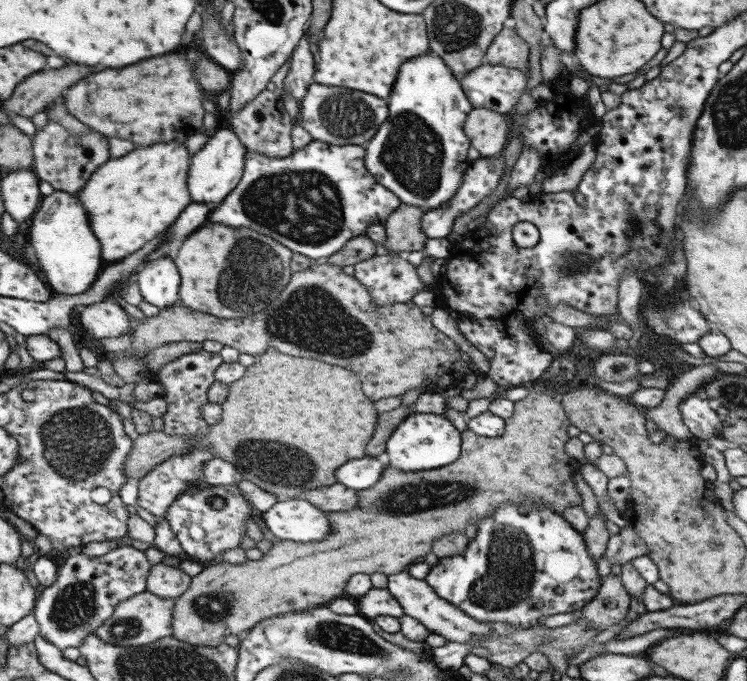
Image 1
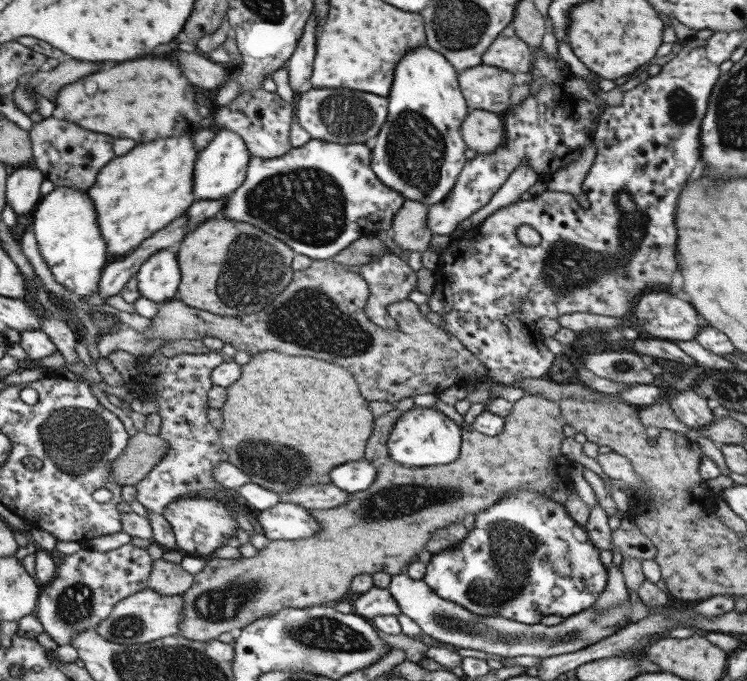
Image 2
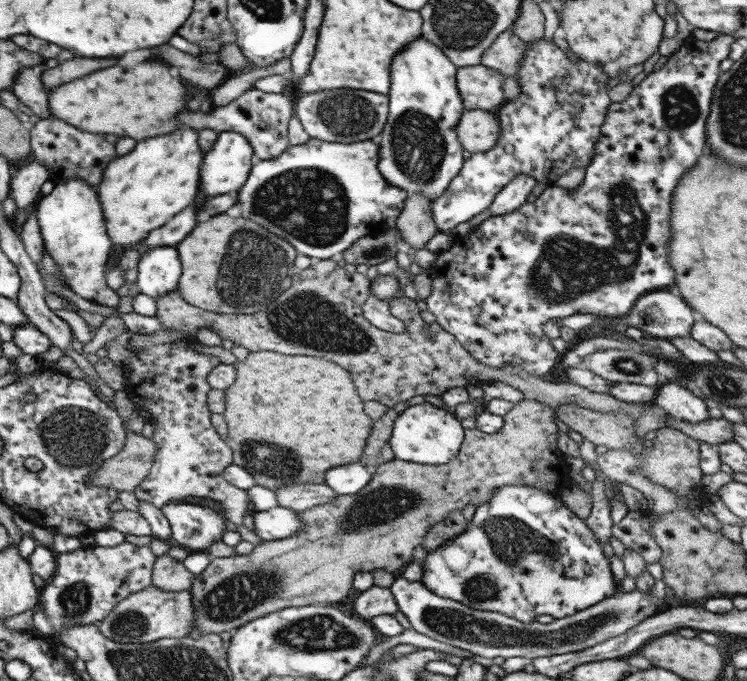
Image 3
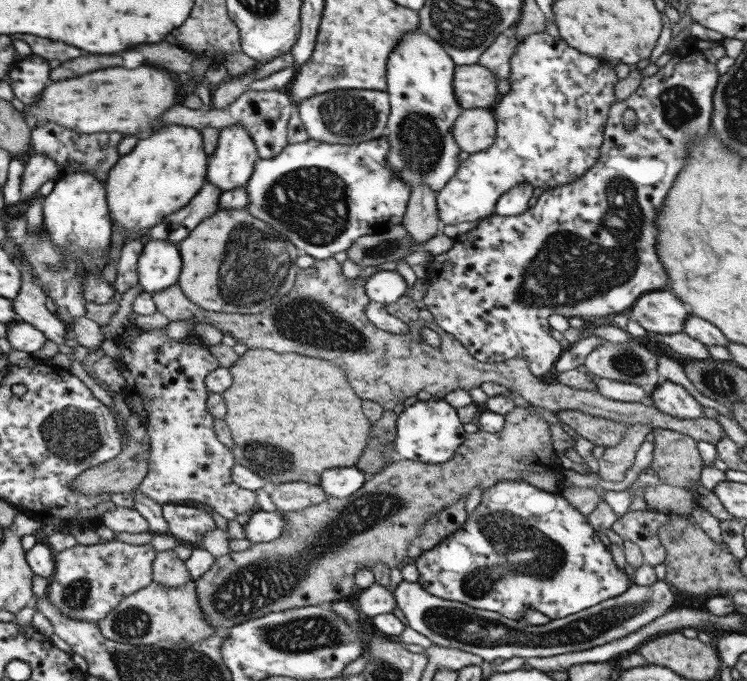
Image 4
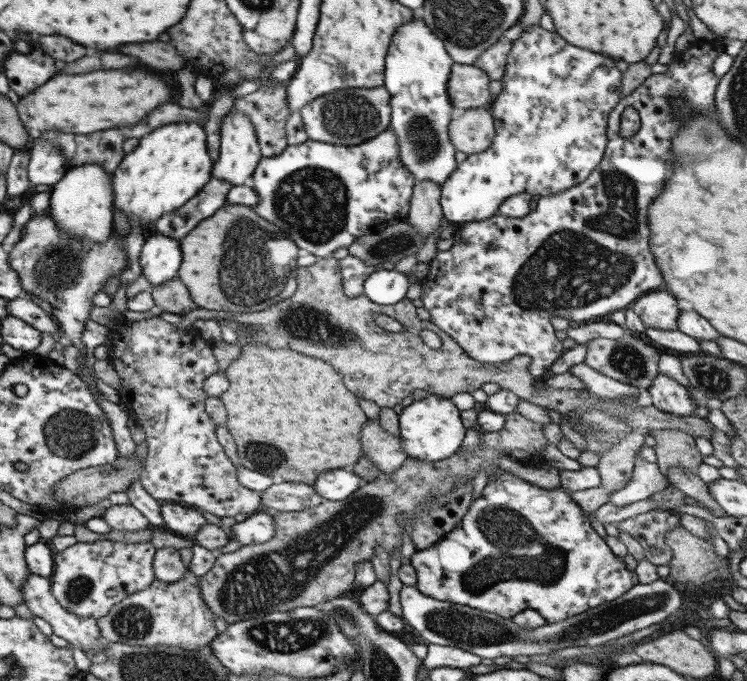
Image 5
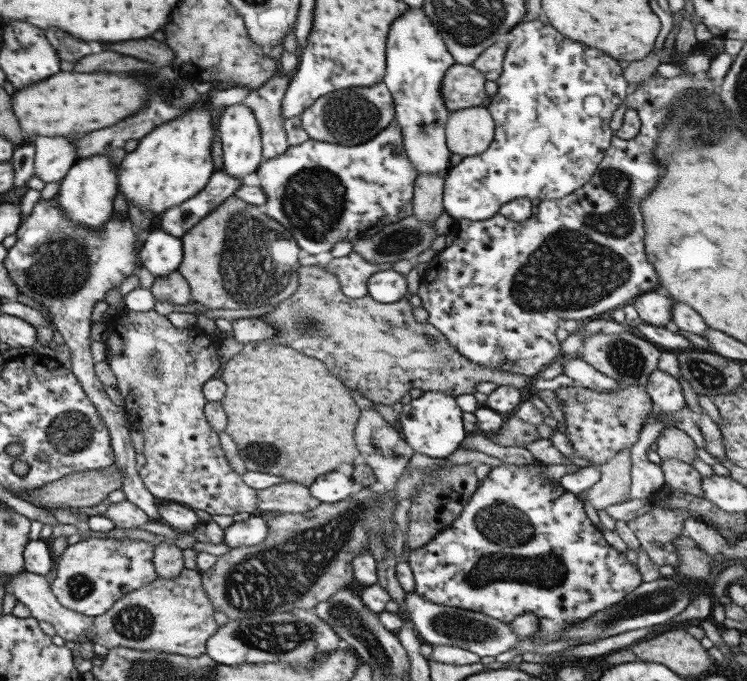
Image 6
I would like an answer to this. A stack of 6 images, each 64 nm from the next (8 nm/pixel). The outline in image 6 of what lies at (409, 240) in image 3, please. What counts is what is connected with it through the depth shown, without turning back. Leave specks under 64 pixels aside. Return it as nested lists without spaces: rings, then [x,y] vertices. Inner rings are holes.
[[[431,173],[416,175],[412,196],[412,214],[418,221],[433,223],[442,212],[444,177]]]

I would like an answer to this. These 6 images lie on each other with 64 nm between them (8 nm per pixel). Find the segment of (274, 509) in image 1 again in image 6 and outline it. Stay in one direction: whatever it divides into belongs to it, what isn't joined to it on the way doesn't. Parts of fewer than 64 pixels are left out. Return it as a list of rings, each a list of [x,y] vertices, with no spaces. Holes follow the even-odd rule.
[[[254,513],[245,522],[235,522],[223,530],[222,543],[229,548],[253,546],[267,535],[266,515]]]

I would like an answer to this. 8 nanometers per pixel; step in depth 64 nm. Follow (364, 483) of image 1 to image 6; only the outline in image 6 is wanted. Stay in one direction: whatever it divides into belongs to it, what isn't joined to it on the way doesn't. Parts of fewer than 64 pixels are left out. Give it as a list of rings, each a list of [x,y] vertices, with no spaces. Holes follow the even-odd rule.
[[[332,471],[317,476],[308,488],[311,496],[320,503],[334,503],[349,498],[357,487],[351,476]]]

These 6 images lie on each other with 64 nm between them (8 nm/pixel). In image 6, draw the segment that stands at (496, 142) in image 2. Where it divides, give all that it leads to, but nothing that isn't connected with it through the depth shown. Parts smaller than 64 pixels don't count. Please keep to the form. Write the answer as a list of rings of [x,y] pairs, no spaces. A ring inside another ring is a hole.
[[[485,105],[449,113],[444,129],[449,152],[462,157],[481,154],[494,135],[493,119]]]

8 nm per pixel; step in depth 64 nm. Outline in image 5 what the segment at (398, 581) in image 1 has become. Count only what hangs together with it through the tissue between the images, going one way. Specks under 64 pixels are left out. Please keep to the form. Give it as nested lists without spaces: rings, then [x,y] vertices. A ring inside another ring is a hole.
[[[657,578],[649,584],[635,584],[633,588],[619,596],[611,602],[605,602],[602,605],[590,608],[587,612],[576,614],[575,616],[564,618],[561,622],[555,624],[546,624],[535,629],[523,629],[513,624],[511,619],[501,618],[490,612],[481,612],[468,606],[453,604],[449,602],[437,601],[433,598],[423,596],[415,586],[402,586],[399,590],[399,603],[401,606],[401,617],[406,625],[406,629],[413,634],[421,636],[423,640],[427,640],[427,644],[438,644],[439,646],[454,646],[461,648],[480,656],[480,658],[497,658],[497,656],[509,656],[509,658],[526,659],[532,654],[551,654],[555,650],[561,648],[569,648],[569,646],[597,646],[625,636],[625,634],[647,628],[651,624],[662,622],[671,614],[680,611],[681,600],[683,600],[683,589],[670,583],[667,579]]]

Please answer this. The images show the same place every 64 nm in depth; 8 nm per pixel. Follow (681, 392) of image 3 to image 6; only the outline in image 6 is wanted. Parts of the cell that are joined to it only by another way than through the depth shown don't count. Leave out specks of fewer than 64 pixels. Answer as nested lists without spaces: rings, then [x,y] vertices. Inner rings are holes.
[[[657,368],[652,370],[644,386],[654,408],[660,412],[674,413],[687,407],[676,378],[666,372]]]

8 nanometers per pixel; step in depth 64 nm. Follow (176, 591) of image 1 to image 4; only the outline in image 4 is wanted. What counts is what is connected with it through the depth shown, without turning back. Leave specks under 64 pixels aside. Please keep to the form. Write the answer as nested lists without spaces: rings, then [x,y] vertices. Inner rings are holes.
[[[173,549],[156,552],[152,560],[152,581],[165,588],[179,588],[191,582],[190,574]]]

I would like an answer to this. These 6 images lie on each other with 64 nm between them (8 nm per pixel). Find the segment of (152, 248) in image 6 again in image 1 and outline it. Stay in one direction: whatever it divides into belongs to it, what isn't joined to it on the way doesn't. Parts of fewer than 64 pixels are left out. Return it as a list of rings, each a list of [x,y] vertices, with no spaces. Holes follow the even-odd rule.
[[[170,257],[147,260],[137,270],[135,281],[141,298],[158,309],[179,303],[180,276]]]

